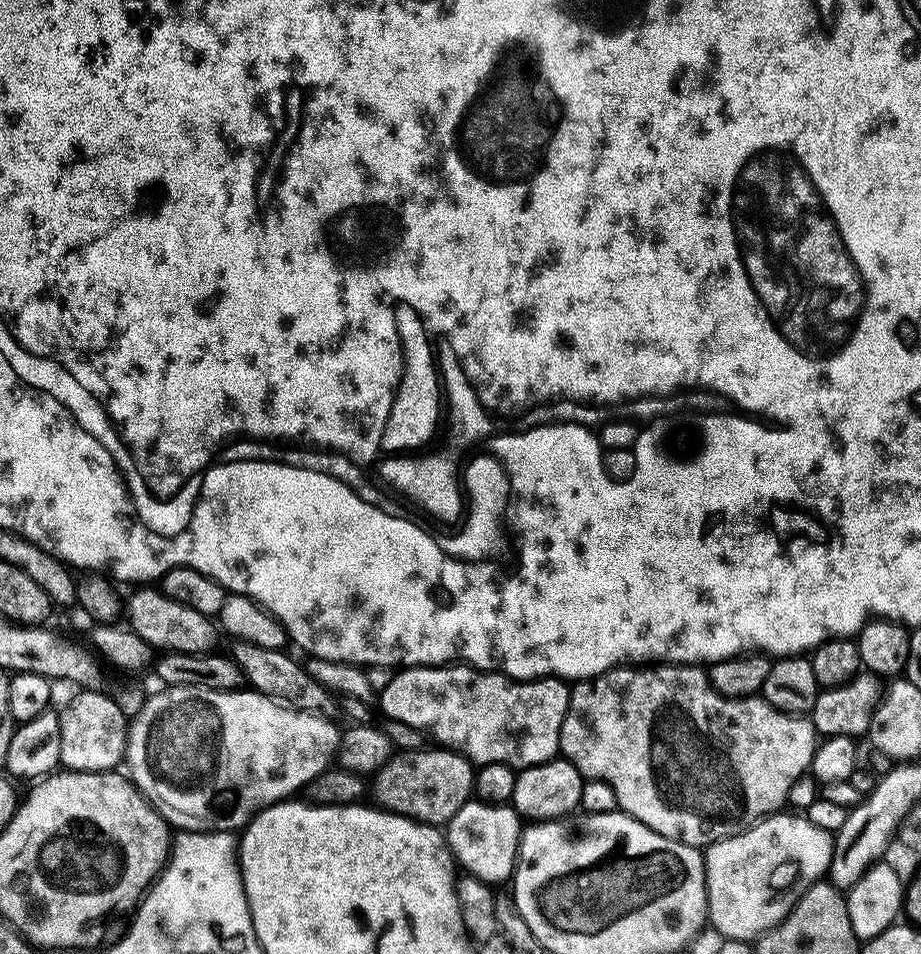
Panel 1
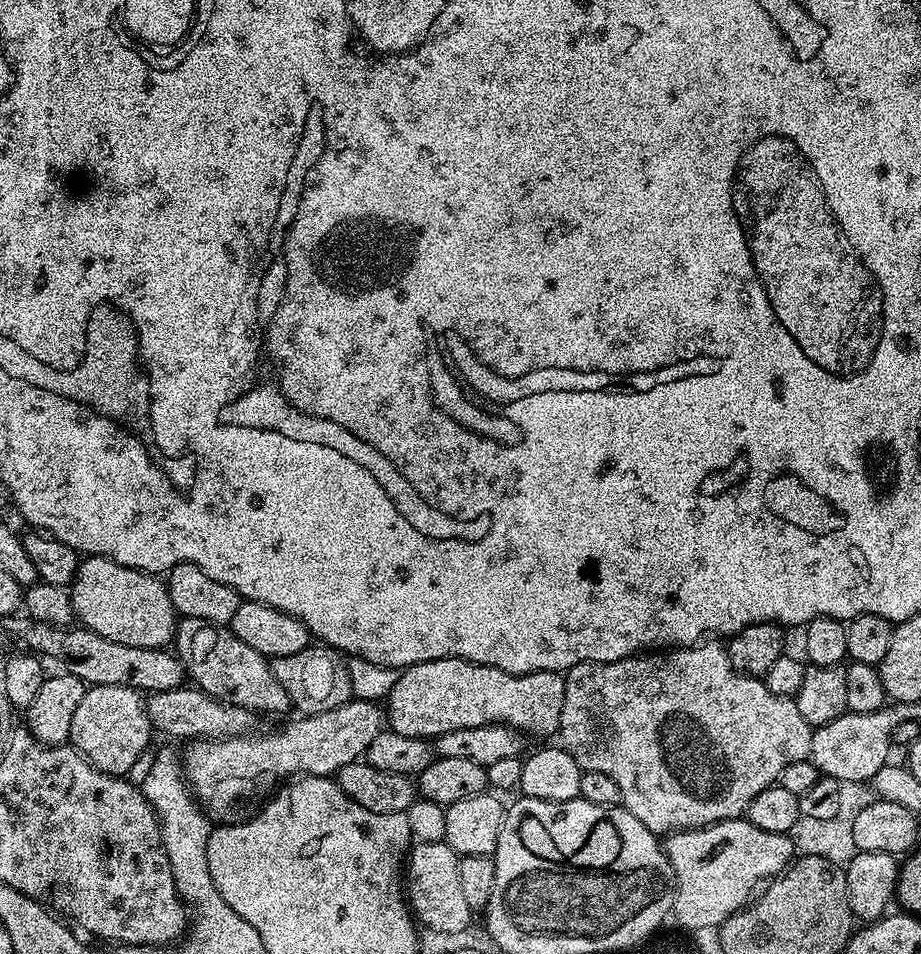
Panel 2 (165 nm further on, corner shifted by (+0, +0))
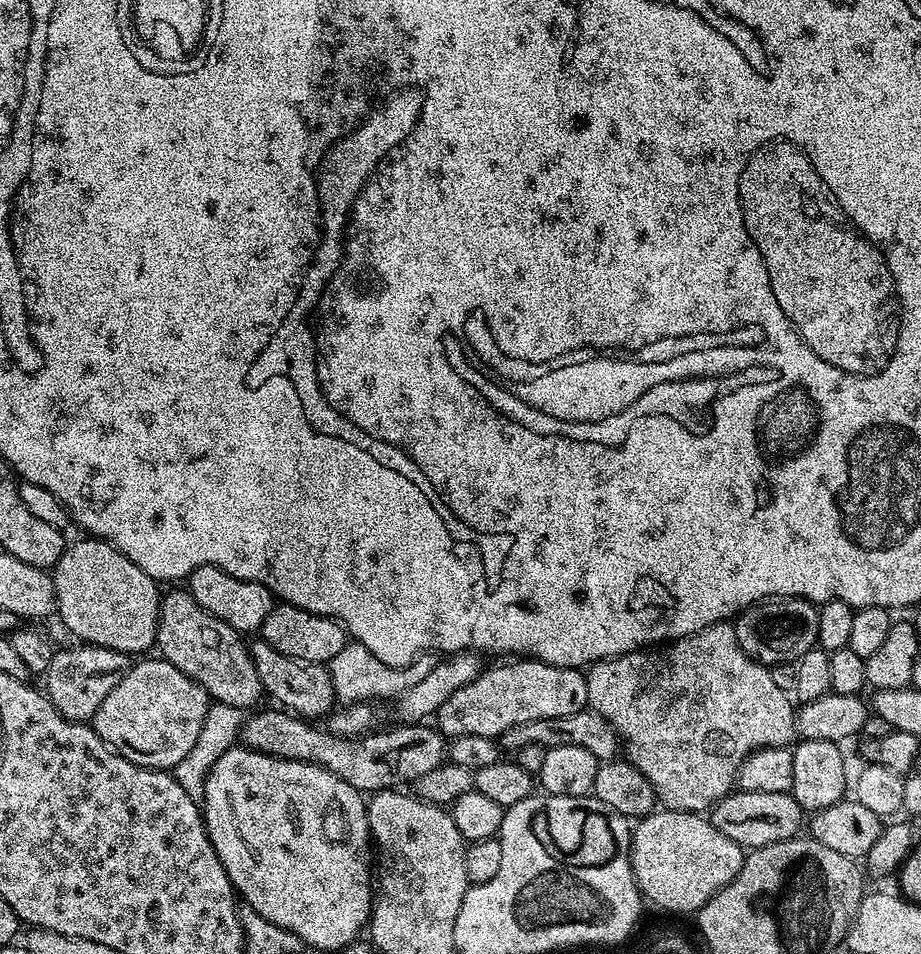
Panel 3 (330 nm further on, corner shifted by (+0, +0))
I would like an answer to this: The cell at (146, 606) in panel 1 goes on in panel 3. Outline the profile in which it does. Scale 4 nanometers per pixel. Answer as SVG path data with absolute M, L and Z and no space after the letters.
M83 539L77 544L69 543L51 569L56 591L55 615L77 636L77 641L129 654L147 653L144 651L155 645L160 621L162 592L156 589L157 581L150 579L146 570L138 570L112 544Z

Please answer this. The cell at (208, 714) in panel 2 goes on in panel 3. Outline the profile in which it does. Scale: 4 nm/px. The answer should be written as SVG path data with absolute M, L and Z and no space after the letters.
M275 710L276 712L256 712L251 713L250 719L240 729L239 739L243 747L253 748L256 752L277 756L283 760L297 760L307 764L316 764L320 768L330 770L342 782L350 782L362 794L371 794L374 792L386 792L399 789L401 786L412 786L422 774L430 774L446 760L446 740L435 727L427 723L418 724L400 724L396 728L388 728L385 732L373 730L367 736L357 736L351 738L348 736L335 736L332 732L323 727L315 728L315 723L301 718L287 710Z

